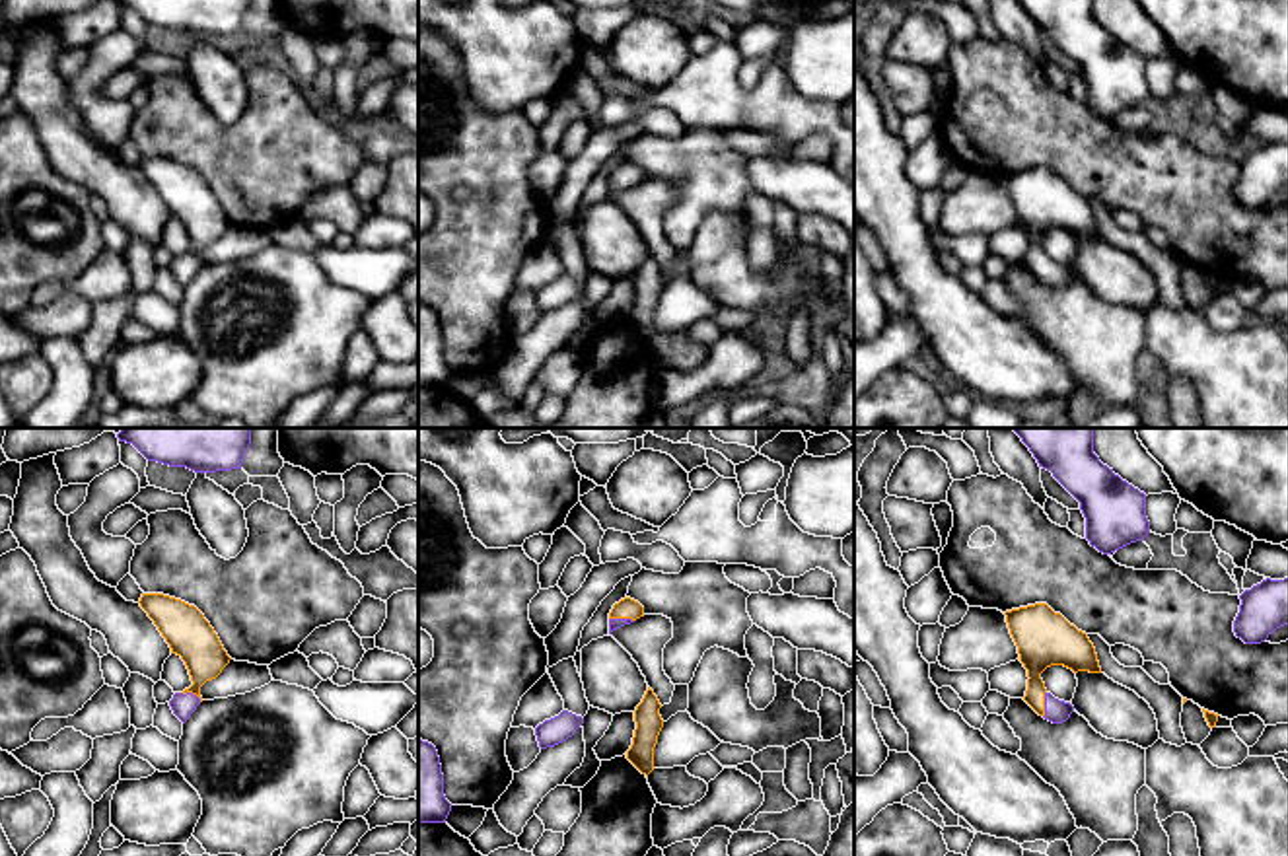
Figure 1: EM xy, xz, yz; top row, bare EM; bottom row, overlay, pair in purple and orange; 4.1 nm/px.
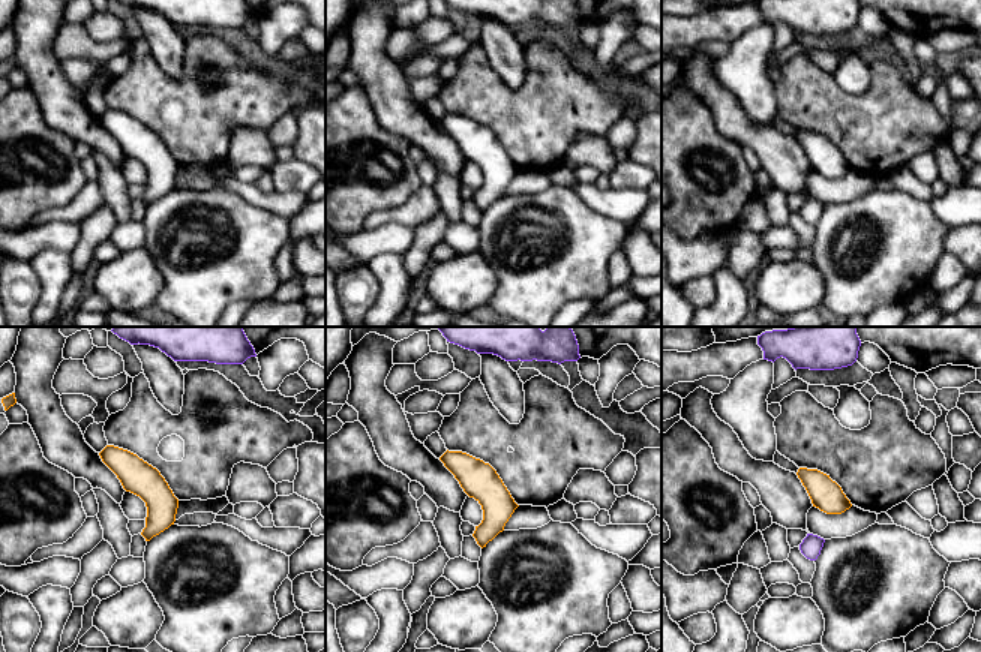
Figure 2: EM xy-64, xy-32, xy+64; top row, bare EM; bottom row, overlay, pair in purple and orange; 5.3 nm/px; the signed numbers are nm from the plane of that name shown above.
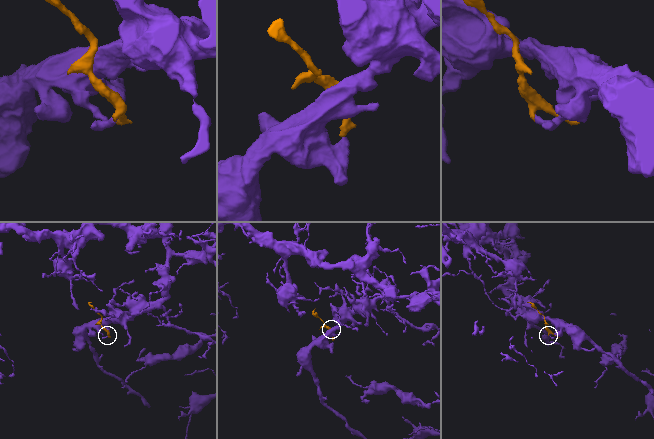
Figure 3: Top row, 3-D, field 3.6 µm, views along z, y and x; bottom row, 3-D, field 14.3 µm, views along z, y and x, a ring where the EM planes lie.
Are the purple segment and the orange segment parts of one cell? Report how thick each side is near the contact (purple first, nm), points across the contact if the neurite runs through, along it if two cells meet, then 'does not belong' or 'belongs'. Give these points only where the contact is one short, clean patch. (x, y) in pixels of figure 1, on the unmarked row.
calibres 100 and 190 nm; belongs

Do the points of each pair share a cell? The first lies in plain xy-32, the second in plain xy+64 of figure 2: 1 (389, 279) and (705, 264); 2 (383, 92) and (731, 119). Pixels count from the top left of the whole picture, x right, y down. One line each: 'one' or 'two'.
1: two
2: one

